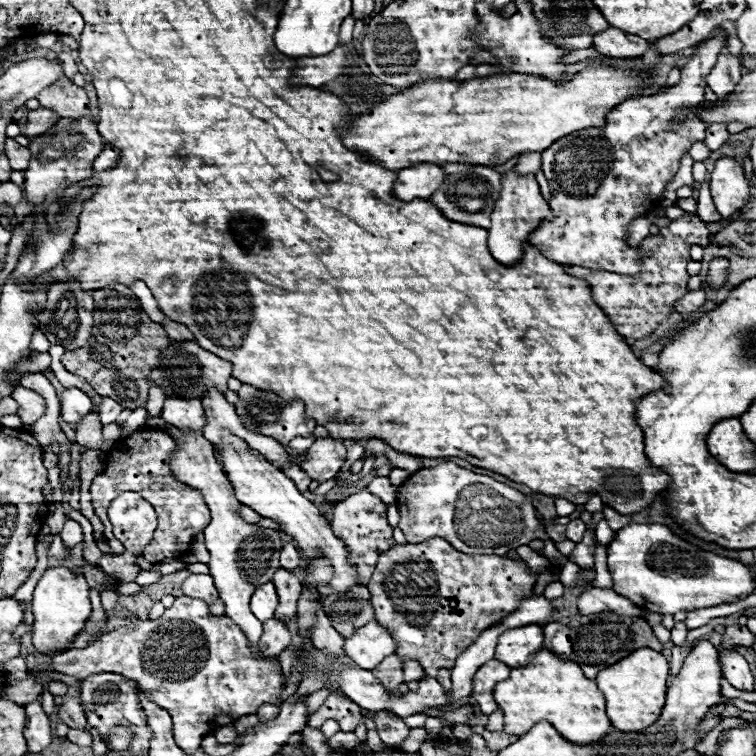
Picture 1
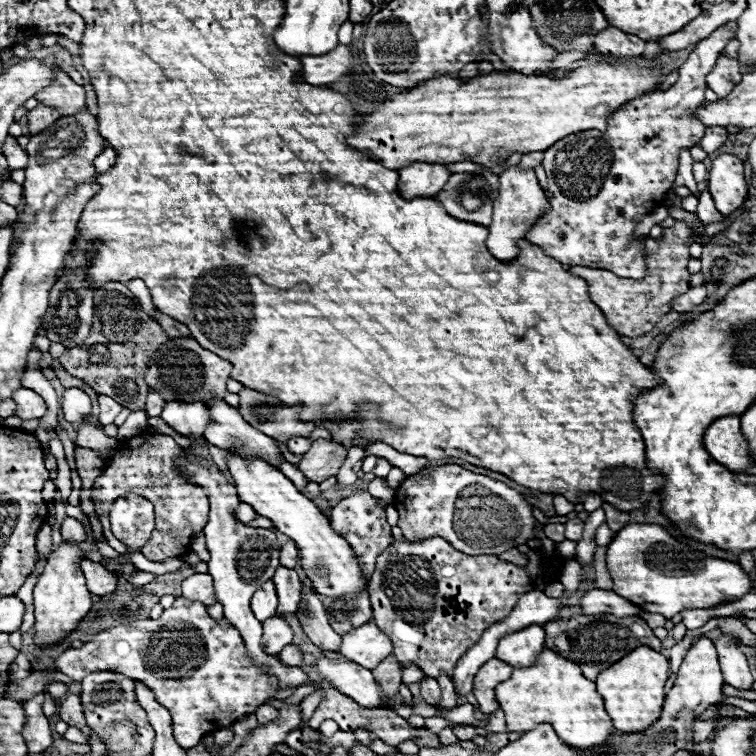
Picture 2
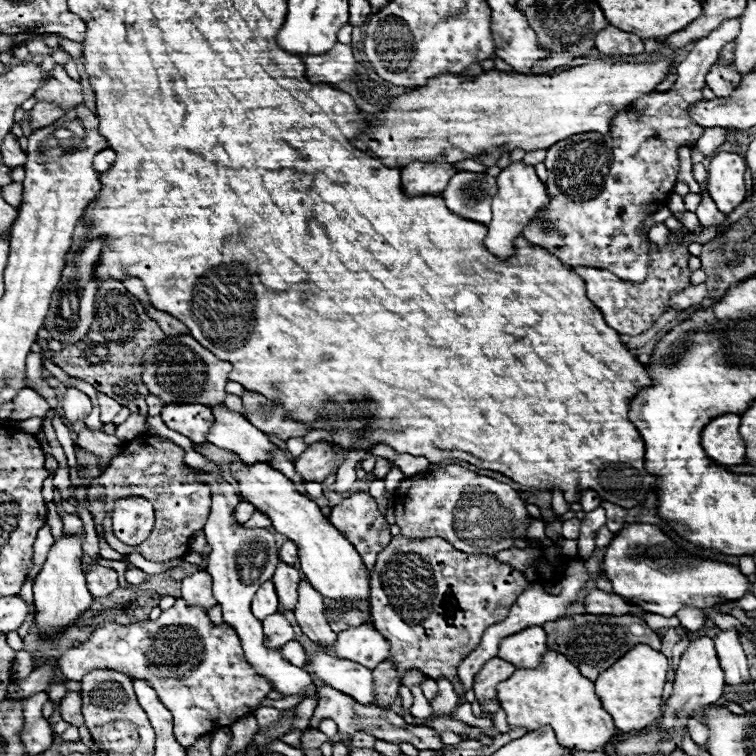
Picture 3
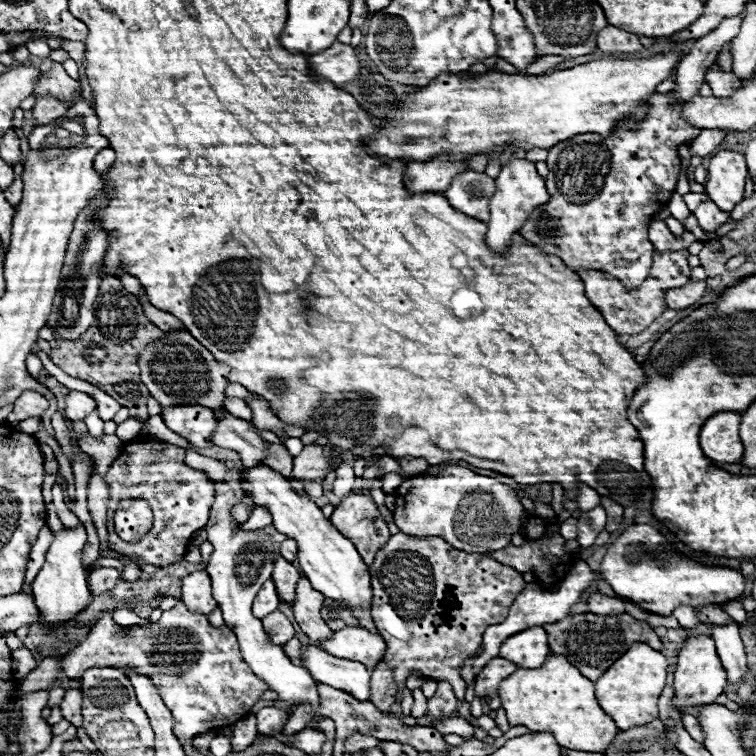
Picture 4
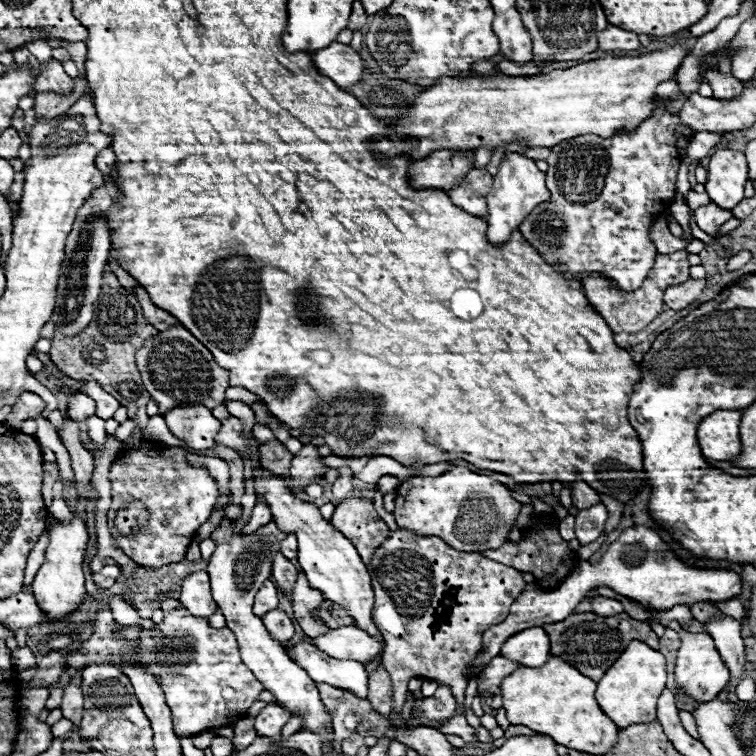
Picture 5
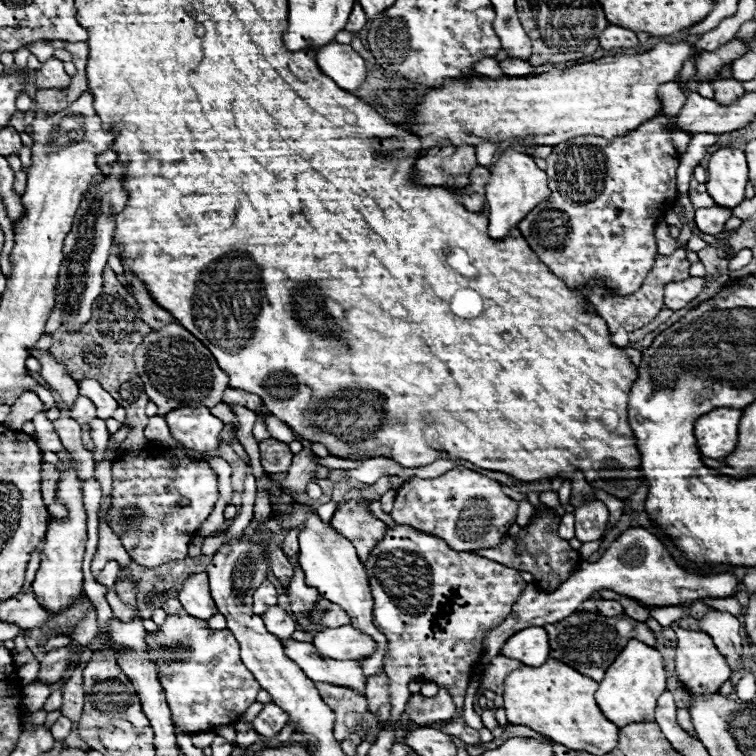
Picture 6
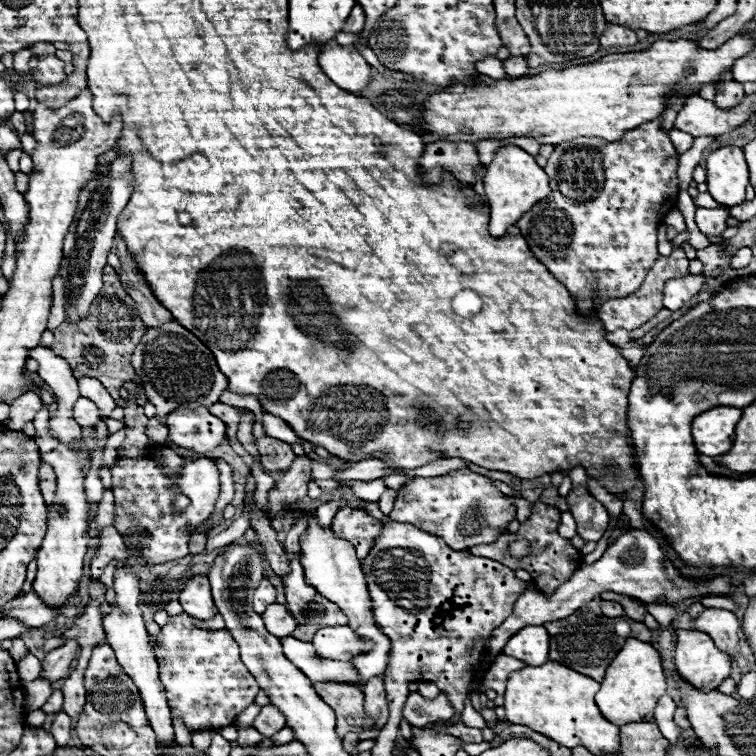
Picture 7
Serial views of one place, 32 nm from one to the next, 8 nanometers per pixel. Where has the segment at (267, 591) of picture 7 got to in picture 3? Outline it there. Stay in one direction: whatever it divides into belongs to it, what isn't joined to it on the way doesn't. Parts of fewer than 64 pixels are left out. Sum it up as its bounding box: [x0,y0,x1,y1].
[252,580,278,620]

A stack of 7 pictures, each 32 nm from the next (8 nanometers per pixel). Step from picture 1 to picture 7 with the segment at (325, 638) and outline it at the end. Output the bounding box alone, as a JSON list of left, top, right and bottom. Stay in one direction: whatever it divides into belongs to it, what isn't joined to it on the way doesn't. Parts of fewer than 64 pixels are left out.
[282,554,316,620]

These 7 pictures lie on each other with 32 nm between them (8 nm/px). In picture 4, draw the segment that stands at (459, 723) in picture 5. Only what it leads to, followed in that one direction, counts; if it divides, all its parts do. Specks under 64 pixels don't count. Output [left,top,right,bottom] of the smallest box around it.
[432,718,474,740]

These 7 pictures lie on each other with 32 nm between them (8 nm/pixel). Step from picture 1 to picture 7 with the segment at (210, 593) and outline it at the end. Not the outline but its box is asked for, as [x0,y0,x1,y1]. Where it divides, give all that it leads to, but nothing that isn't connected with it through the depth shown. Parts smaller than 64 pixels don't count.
[180,574,216,620]

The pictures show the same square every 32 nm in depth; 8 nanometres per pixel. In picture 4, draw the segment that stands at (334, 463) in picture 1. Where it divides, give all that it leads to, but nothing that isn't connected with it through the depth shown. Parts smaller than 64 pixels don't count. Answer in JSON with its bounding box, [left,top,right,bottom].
[294,444,342,482]

